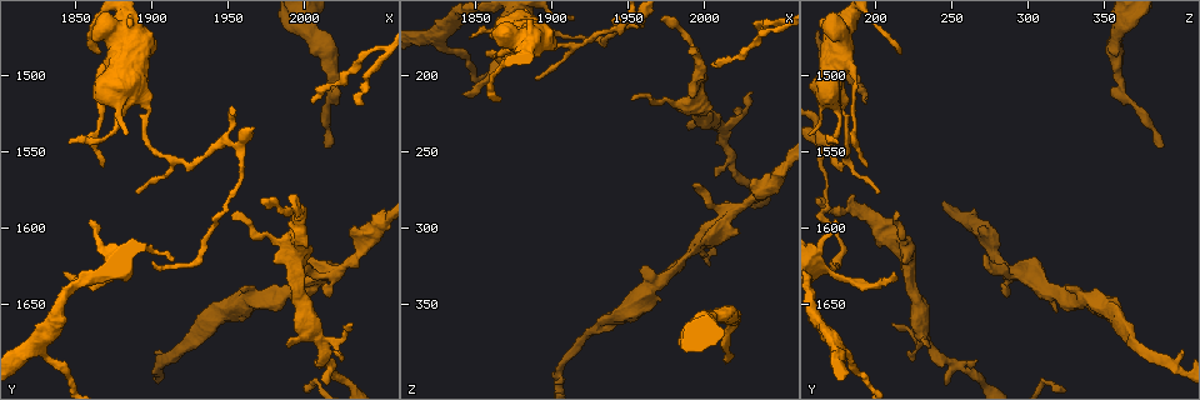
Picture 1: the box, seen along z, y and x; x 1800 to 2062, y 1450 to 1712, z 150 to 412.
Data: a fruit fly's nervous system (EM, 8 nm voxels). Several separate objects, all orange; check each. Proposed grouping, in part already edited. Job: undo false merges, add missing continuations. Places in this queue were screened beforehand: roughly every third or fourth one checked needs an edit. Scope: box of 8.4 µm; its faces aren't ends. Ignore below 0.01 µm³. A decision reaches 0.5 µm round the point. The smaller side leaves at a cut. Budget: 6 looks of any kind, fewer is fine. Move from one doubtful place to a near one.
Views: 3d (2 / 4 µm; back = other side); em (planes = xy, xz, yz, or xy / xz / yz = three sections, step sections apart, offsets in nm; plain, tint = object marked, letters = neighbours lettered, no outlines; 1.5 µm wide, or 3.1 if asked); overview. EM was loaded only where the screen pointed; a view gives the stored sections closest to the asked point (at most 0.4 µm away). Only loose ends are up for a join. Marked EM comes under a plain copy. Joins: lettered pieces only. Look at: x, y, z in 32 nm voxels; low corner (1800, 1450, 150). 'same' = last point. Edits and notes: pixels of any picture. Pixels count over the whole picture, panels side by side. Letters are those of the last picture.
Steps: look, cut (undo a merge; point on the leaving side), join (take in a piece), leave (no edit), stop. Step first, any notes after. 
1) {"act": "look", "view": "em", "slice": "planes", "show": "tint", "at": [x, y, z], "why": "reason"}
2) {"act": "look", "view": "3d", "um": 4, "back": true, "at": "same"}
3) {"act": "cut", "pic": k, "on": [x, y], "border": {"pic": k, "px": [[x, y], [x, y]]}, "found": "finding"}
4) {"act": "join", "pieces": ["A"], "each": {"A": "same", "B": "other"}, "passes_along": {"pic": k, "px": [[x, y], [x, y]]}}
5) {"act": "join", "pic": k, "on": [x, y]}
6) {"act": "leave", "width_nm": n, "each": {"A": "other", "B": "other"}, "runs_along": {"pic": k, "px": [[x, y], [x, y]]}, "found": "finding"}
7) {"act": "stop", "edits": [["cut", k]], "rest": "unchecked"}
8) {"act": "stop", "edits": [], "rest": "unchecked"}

{"act": "look", "view": "em", "slice": "yz", "step": 4, "show": "letters", "at": [1868, 1484, 214], "why": "free end"}

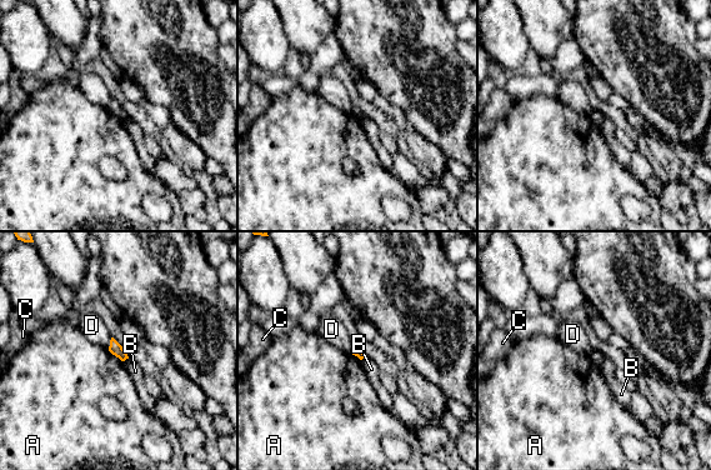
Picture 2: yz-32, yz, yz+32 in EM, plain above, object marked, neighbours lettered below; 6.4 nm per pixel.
{"act": "look", "view": "em", "slice": "planes", "show": "letters", "at": "same"}

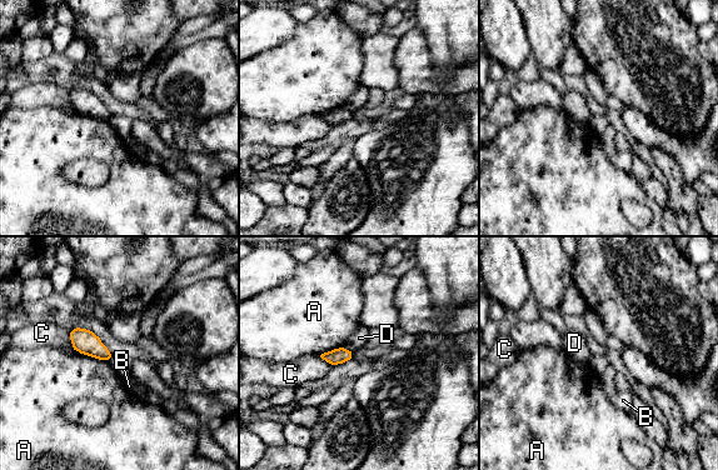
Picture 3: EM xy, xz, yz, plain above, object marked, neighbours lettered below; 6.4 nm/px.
{"act": "leave", "width_nm": 100, "each": {"A": "other", "B": "other", "C": "other", "D": "other"}, "found": "none of them fits"}

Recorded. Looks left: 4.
{"act": "look", "view": "em", "slice": "planes", "show": "letters", "at": [1842, 1630, 212], "why": "an open end"}

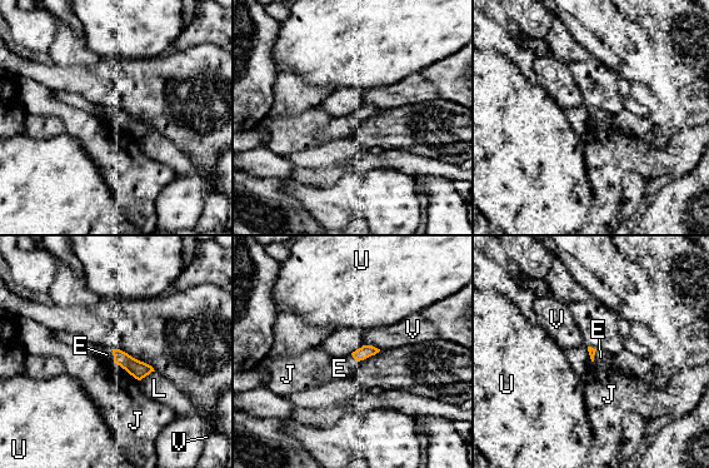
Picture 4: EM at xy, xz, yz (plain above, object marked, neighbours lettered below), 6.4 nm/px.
{"act": "join", "pieces": ["E"], "longest_contact_nm": ["J", 220], "each": {"E": "same", "J": "other", "L": "other", "U": "other", "V": "other"}, "found": "it goes on there"}

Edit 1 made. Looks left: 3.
{"act": "look", "view": "em", "slice": "xz", "step": 8, "show": "tint", "at": [2022, 1686, 226], "why": "thin end"}

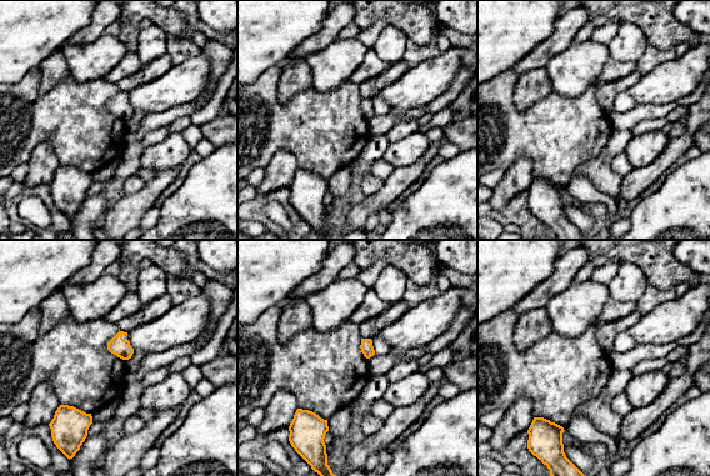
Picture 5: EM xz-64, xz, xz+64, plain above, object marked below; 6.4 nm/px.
{"act": "look", "view": "em", "slice": "planes", "show": "letters", "at": "same"}

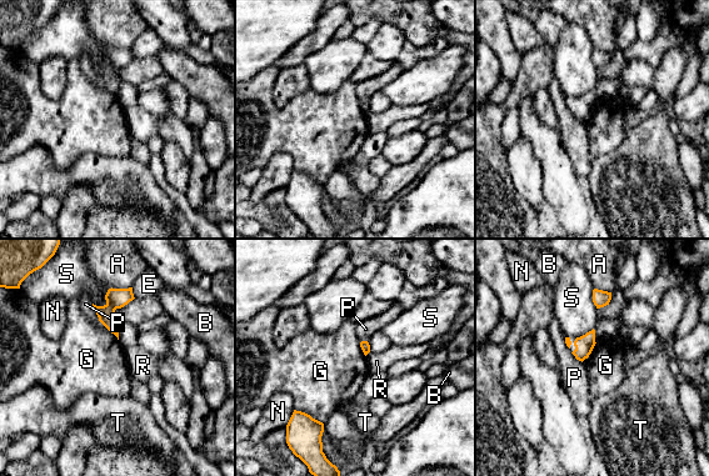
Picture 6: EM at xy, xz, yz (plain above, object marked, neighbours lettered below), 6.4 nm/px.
{"act": "leave", "each": {"A": "other", "B": "other", "E": "other", "G": "other", "N": "other", "P": "other", "R": "other", "S": "other", "T": "other"}, "border": {"pic": 6, "px": [[294, 409], [309, 414], [323, 424]]}, "found": "none of them fits"}

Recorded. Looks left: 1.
{"act": "stop", "edits": [["join", 4]], "rest": "unchecked"}

